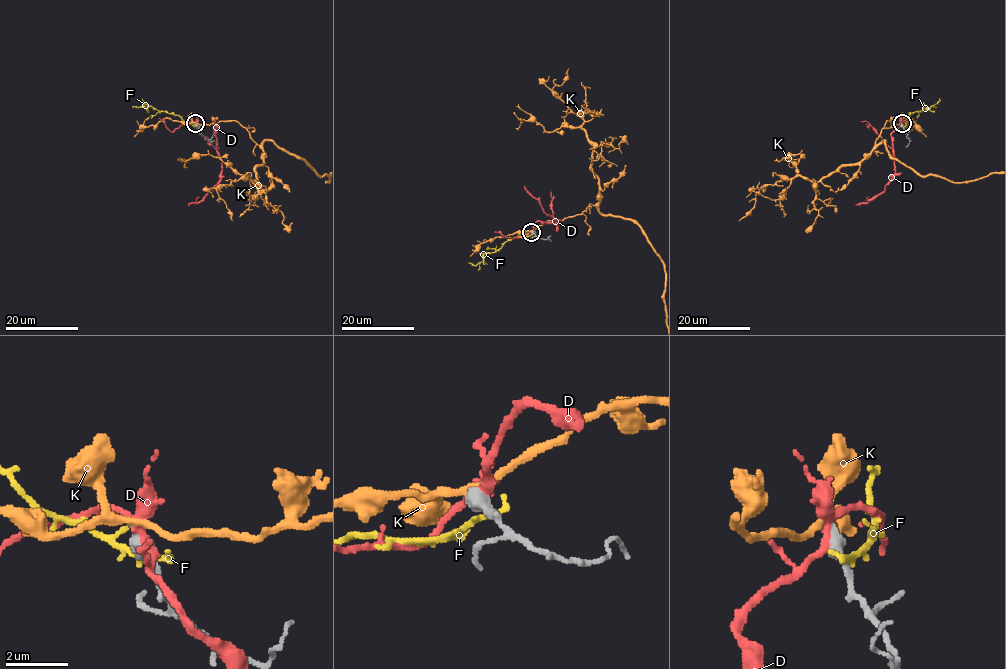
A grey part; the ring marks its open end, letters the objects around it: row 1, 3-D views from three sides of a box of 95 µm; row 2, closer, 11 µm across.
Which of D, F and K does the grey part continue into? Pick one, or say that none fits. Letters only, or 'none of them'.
none of them

